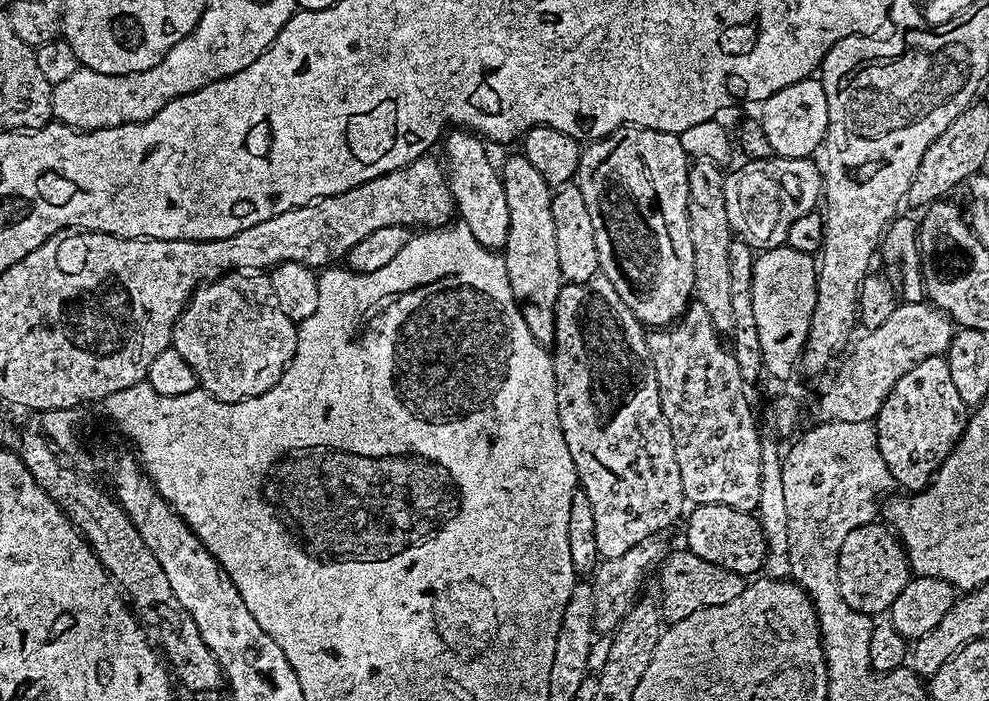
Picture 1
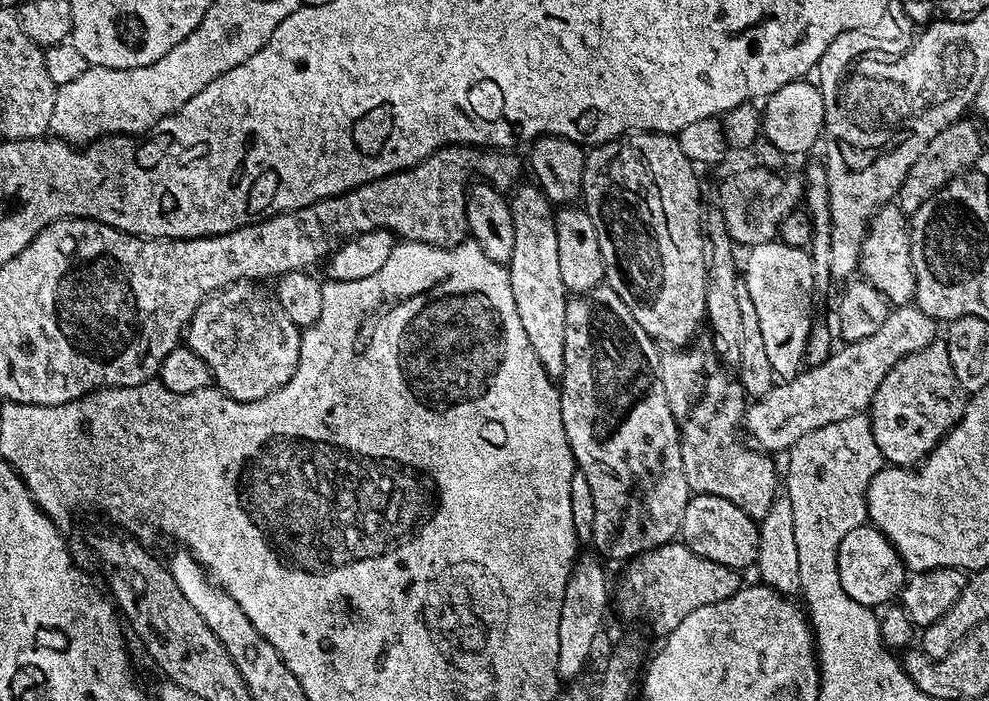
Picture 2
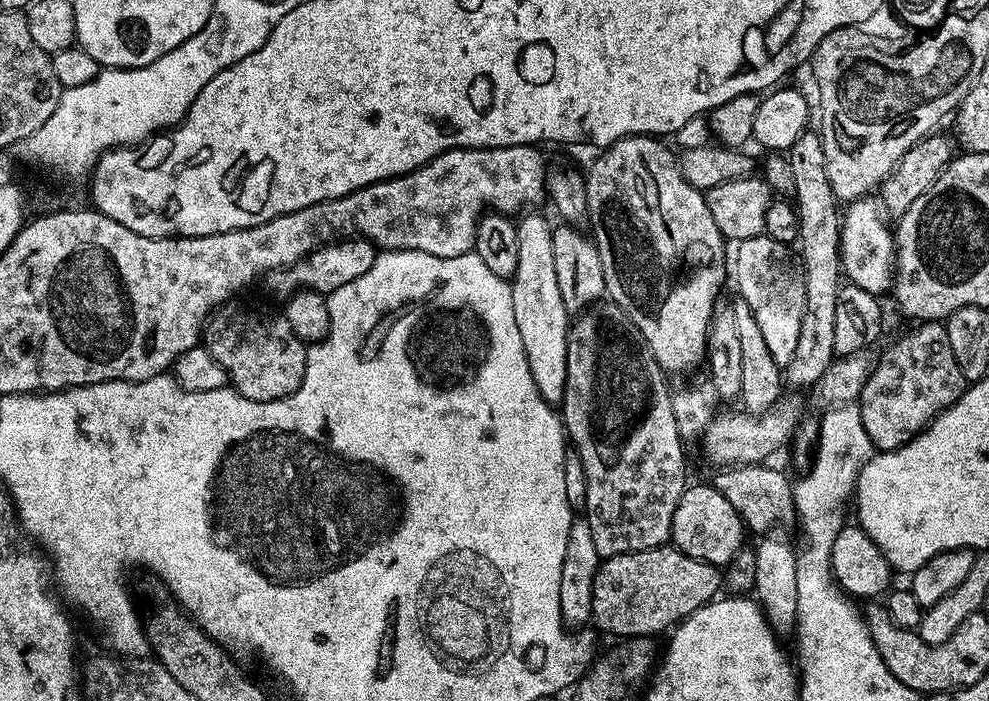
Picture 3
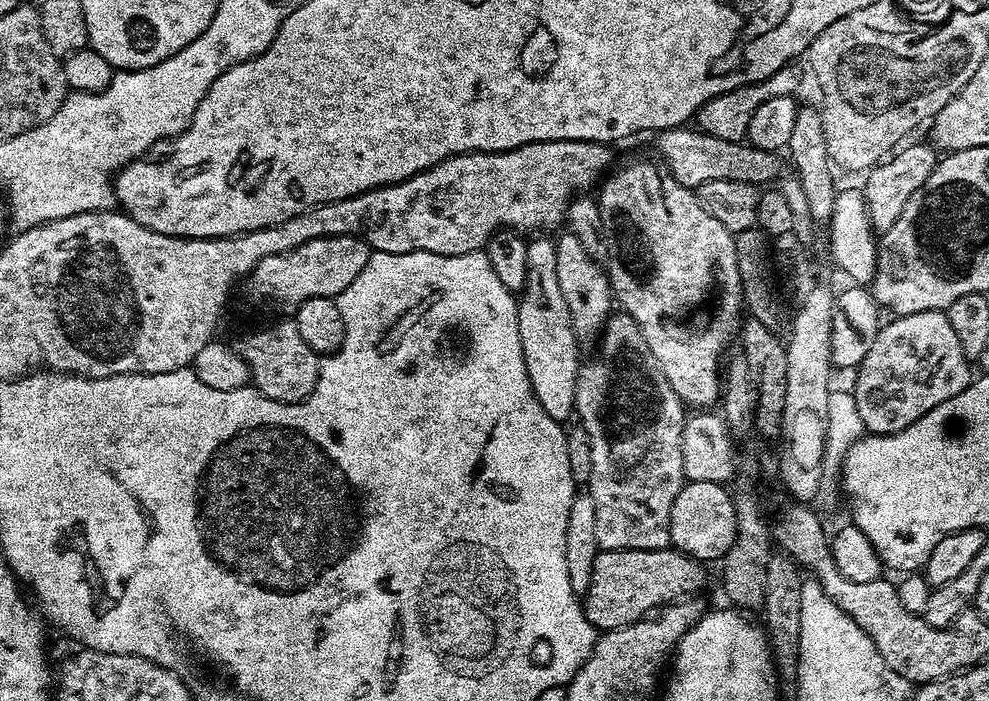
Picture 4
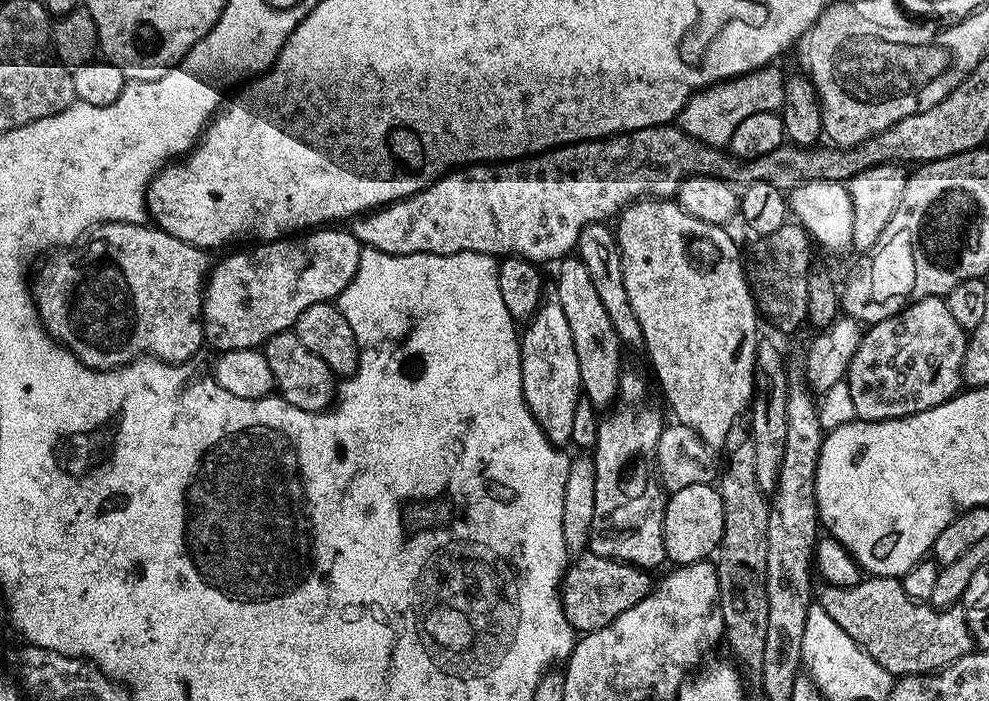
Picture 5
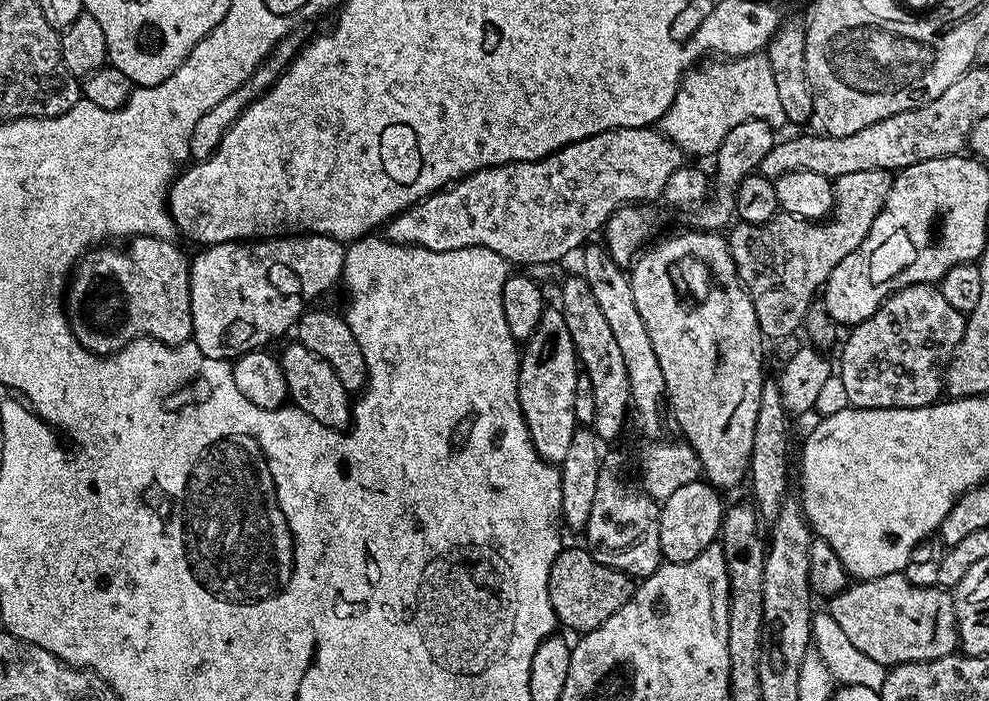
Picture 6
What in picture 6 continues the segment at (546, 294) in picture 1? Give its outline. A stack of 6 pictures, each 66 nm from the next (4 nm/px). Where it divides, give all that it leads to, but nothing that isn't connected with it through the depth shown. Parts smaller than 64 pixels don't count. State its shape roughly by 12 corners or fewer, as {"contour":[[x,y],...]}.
{"contour":[[545,307],[523,345],[518,402],[541,460],[566,458],[577,423],[576,343]]}

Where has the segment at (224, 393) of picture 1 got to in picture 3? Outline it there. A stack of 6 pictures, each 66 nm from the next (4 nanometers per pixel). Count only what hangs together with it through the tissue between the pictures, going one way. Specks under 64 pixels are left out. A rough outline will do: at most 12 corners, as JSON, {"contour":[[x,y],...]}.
{"contour":[[221,307],[203,347],[254,402],[302,386],[308,348],[282,314]]}

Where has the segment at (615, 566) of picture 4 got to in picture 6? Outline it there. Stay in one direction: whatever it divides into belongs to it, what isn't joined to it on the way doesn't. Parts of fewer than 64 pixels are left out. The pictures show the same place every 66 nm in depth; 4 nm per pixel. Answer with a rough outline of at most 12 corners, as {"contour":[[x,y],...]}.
{"contour":[[565,547],[548,593],[561,625],[583,634],[618,614],[633,577]]}

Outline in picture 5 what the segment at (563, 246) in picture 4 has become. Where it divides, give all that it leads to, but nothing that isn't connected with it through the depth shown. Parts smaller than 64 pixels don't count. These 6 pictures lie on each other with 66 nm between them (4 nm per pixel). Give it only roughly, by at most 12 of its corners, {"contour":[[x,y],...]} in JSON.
{"contour":[[579,256],[554,298],[570,322],[580,387],[607,409],[620,390],[620,338]]}

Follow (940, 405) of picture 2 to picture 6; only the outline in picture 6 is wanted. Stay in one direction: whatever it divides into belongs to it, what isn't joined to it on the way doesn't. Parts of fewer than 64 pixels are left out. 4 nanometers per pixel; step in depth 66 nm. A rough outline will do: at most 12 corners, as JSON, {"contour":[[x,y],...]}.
{"contour":[[908,284],[848,332],[853,408],[921,408],[945,391],[965,313]]}

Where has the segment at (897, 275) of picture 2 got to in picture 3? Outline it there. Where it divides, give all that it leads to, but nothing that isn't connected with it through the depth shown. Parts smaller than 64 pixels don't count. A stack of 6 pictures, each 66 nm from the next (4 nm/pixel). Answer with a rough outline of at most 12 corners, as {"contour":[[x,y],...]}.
{"contour":[[853,200],[840,221],[847,283],[893,287],[896,245],[881,201]]}

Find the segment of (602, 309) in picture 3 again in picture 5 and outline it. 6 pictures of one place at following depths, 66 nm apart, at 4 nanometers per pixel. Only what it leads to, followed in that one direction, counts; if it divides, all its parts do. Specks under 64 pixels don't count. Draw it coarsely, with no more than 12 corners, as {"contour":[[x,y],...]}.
{"contour":[[621,371],[599,417],[587,551],[666,560],[666,427],[647,382]]}

